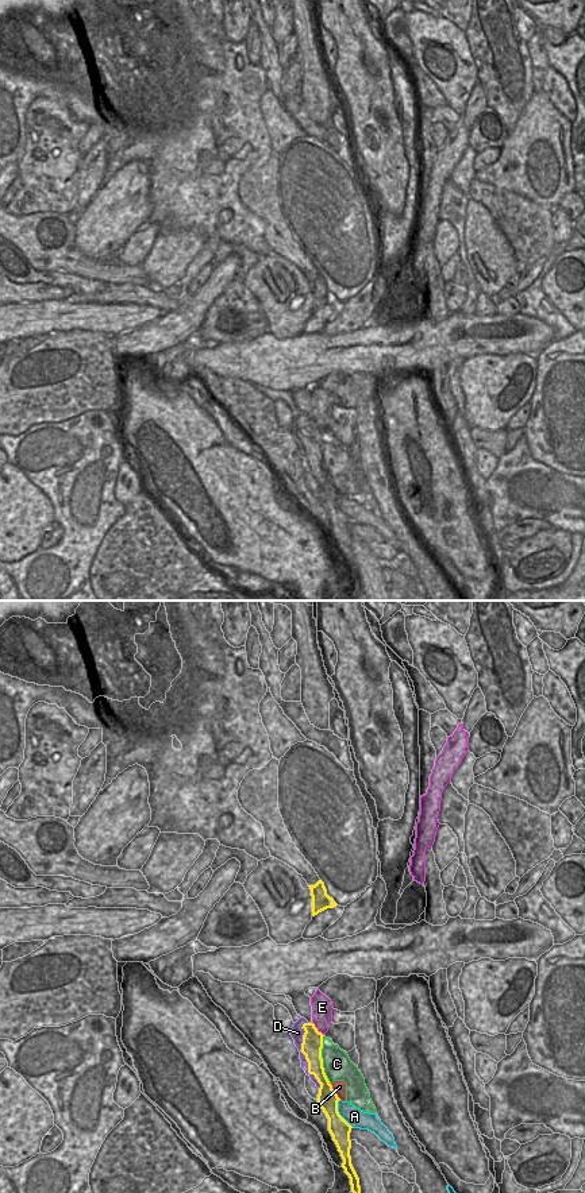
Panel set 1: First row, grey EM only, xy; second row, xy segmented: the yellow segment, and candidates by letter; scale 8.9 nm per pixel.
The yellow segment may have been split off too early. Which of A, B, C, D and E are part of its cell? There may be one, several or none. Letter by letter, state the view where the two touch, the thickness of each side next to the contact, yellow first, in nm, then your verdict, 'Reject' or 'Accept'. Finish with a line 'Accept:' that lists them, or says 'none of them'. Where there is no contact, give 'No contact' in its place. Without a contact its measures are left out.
A: Touches yellow in xy. Thickness 190 nm (yellow) against 170 nm. Reject
B: Touches yellow in xy. Thickness 190 nm (yellow) against 120 nm. Reject
C: Touches yellow in xy. Thickness 190 nm (yellow) against 240 nm. Reject
D: Touches yellow in xy. Thickness 190 nm (yellow) against 110 nm. Reject
E: Touches yellow in xy. Thickness 190 nm (yellow) against 190 nm. Reject
Accept: none of them.

